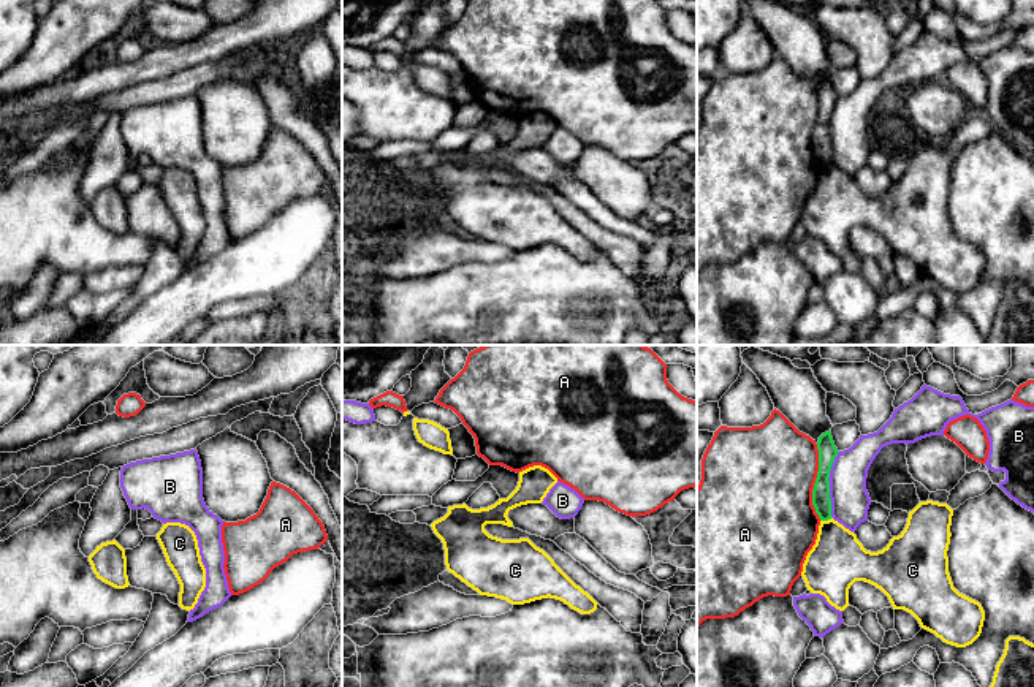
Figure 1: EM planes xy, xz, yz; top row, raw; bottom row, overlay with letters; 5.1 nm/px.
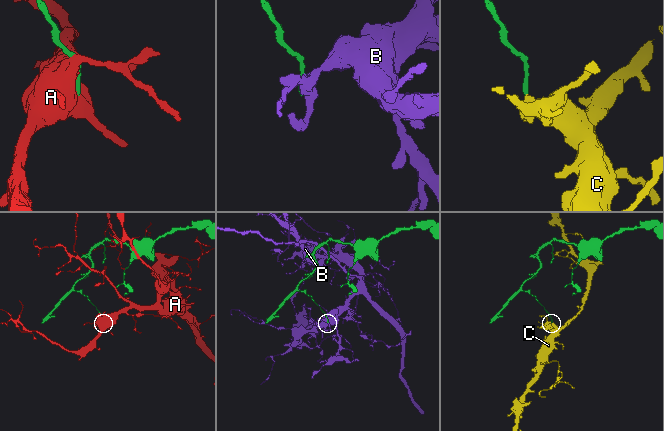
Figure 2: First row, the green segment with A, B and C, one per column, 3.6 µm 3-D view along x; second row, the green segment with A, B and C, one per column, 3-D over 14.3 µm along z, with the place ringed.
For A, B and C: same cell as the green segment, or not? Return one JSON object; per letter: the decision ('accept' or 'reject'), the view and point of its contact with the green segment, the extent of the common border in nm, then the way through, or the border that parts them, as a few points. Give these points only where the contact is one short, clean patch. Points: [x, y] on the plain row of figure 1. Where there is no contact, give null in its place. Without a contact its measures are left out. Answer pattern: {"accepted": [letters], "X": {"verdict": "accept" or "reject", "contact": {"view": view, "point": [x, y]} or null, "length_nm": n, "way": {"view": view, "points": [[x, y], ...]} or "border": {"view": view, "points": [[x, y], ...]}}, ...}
{"accepted": [], "A": {"verdict": "reject", "contact": {"view": "yz", "point": [816, 127]}, "length_nm": 400}, "B": {"verdict": "reject", "contact": {"view": "yz", "point": [828, 130]}, "length_nm": 340, "border": {"view": "yz", "points": [[840, 97], [828, 124], [832, 162]]}}, "C": {"verdict": "reject", "contact": {"view": "yz", "point": [825, 165]}, "length_nm": 70, "border": {"view": "yz", "points": [[832, 162], [821, 167]]}}}

